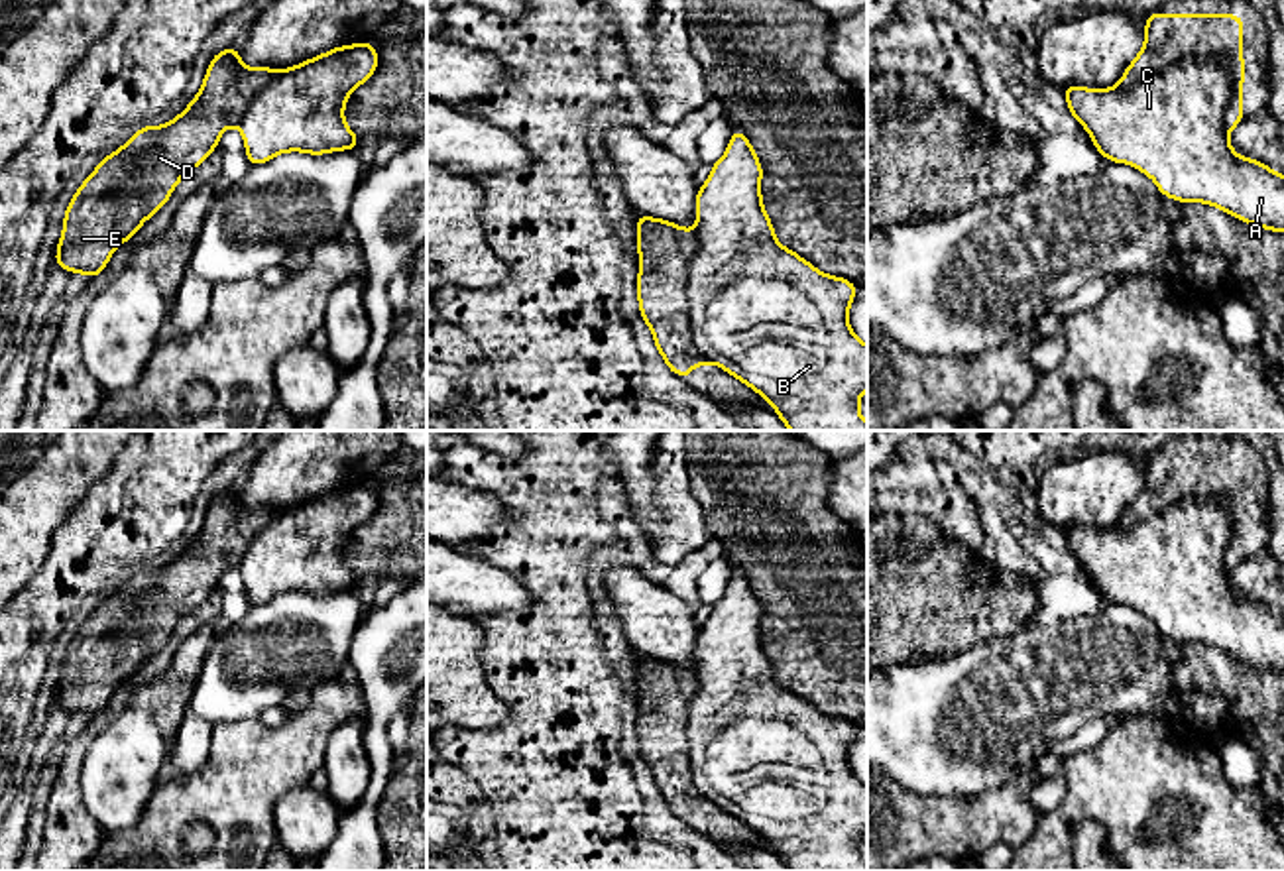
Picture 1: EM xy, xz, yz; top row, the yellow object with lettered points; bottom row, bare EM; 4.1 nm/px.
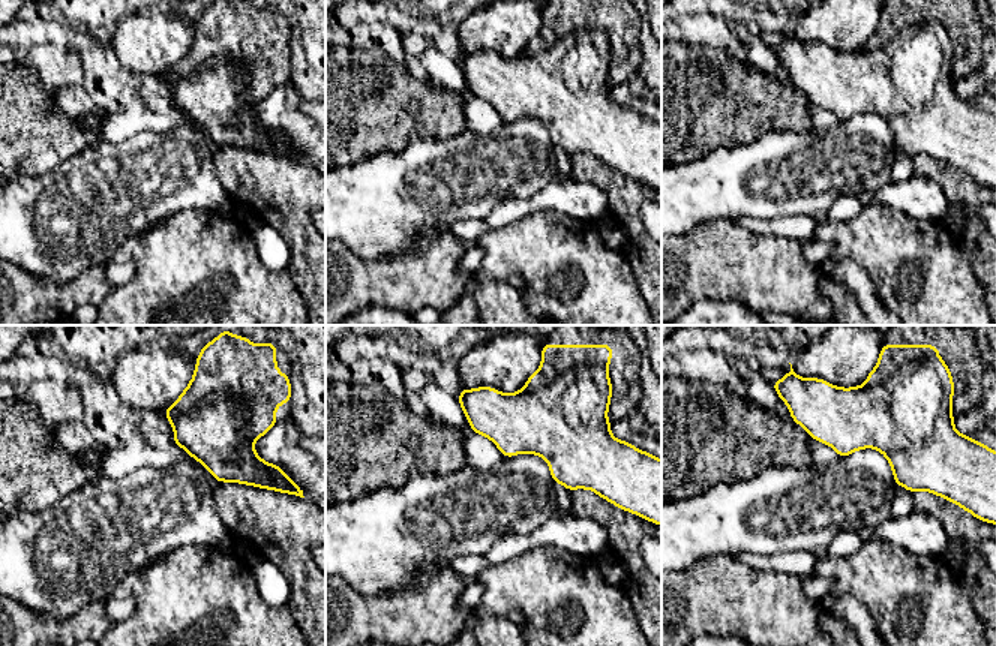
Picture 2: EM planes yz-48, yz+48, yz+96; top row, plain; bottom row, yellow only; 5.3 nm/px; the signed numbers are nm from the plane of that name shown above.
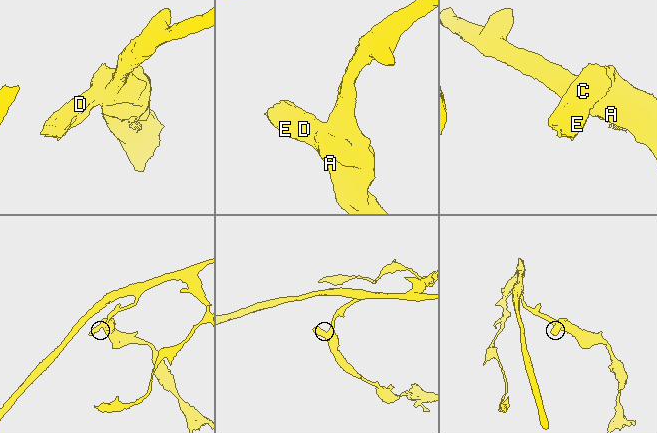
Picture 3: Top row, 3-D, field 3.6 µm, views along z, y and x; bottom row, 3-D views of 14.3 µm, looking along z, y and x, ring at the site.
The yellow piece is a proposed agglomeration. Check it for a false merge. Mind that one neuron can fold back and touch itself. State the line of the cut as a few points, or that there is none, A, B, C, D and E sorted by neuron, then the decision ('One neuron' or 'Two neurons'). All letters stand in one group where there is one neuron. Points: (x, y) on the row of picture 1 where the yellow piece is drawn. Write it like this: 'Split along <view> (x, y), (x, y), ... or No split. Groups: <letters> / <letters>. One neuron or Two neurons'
Split along yz (1117, 87), (1192, 56), (1220, 56), (1229, 73), (1227, 132). Groups: A B C / D E. Two neurons

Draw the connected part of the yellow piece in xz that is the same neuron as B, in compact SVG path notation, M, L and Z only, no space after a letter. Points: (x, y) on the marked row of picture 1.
M735 130L724 157L696 195L698 250L686 277L690 332L698 352L765 397L790 431L867 431L859 397L867 389L867 344L847 322L857 285L820 273L792 250L781 246L763 208L763 167L741 130Z

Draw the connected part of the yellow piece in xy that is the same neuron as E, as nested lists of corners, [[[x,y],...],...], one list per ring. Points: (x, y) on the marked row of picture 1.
[[[236,47],[216,53],[199,94],[175,120],[140,128],[75,191],[55,265],[102,275],[114,250],[161,210],[175,185],[212,153],[222,132],[240,126],[254,94],[273,75],[269,67],[246,67]]]

